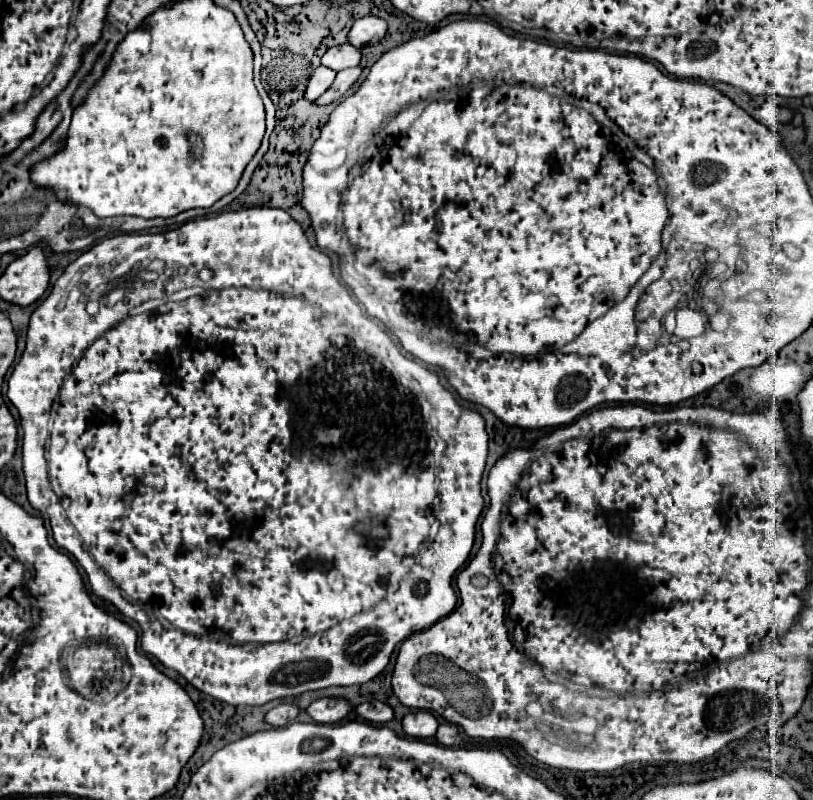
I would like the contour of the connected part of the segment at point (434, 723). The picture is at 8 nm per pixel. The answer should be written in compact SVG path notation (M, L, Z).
M411 712L403 718L401 724L403 724L405 736L415 738L415 740L433 738L439 728L439 720L431 712Z

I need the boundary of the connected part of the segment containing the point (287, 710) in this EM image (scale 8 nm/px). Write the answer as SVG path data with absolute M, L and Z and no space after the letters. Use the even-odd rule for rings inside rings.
M279 704L277 708L273 708L273 710L269 710L265 714L265 722L275 726L275 728L279 728L279 726L287 726L289 722L293 722L297 714L299 714L299 710L295 706L291 706L291 704Z

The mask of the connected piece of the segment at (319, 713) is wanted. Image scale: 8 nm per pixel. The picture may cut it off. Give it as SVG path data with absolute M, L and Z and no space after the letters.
M319 698L309 708L307 714L317 724L337 724L351 712L351 706L347 700L341 698Z

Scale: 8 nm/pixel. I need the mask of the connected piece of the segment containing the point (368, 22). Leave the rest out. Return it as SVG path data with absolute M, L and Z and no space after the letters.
M365 16L365 18L359 18L353 28L349 30L349 42L351 46L355 48L361 48L361 46L367 46L367 44L377 44L387 32L387 22L377 18L377 16Z

